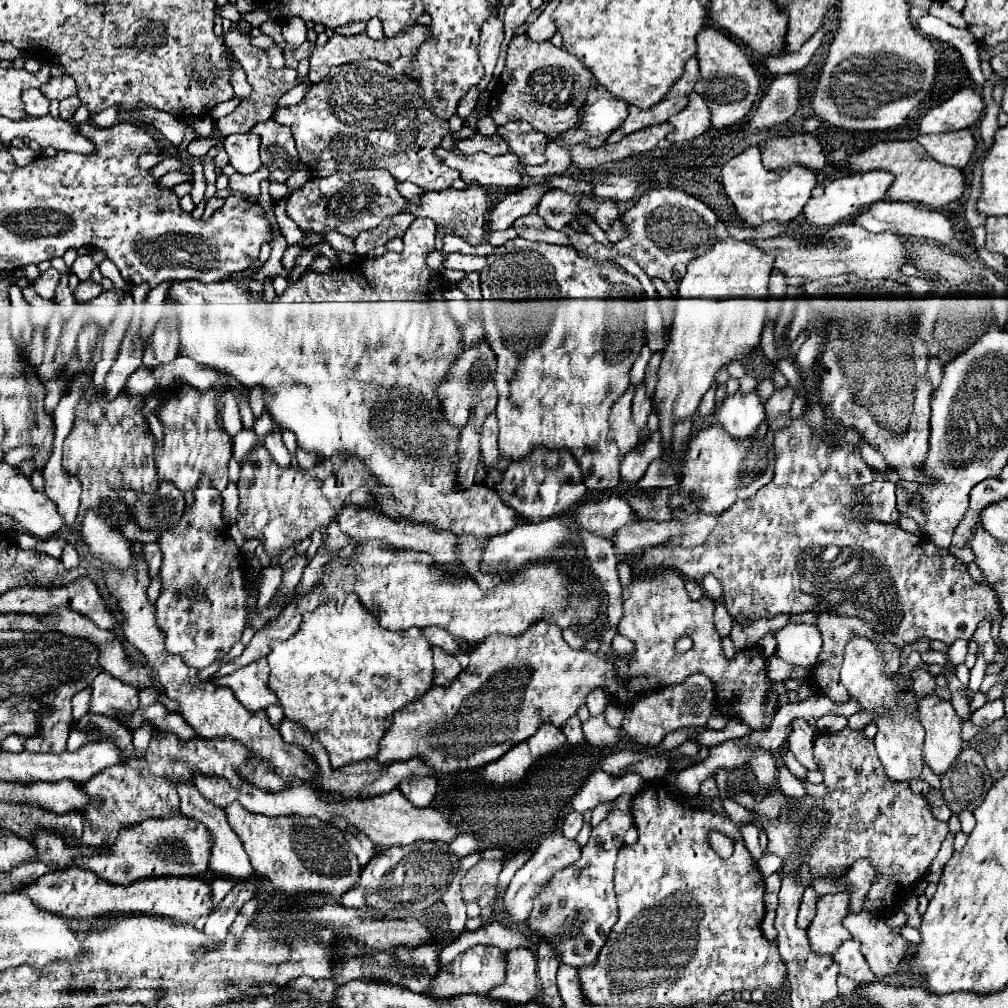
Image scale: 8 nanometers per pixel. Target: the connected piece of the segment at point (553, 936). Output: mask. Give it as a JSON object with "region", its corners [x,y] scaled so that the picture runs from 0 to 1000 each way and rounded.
{"region":[[[608,805],[586,824],[576,852],[551,866],[543,880],[531,890],[523,920],[533,932],[547,936],[551,939],[551,945],[557,949],[557,955],[561,957],[566,957],[570,961],[586,957],[600,938],[606,920],[612,916],[608,858],[612,852],[612,844],[618,838],[618,830],[626,818],[626,807]]]}

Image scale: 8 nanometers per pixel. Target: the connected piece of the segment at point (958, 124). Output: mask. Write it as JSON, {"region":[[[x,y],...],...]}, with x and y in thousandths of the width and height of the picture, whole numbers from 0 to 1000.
{"region":[[[951,88],[943,98],[924,108],[912,124],[912,132],[939,132],[967,124],[975,116],[975,98],[963,88]]]}

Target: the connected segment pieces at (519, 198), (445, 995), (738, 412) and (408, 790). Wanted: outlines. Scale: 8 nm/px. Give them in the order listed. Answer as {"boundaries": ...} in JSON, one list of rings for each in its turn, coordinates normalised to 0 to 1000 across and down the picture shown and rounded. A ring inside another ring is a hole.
{"boundaries":[[[[529,182],[529,184],[521,186],[519,189],[501,193],[485,211],[487,229],[499,229],[499,227],[507,225],[511,217],[525,213],[527,207],[537,199],[541,189],[543,188],[539,186],[539,182]]],[[[471,938],[471,939],[463,941],[461,945],[457,945],[449,955],[445,955],[443,959],[438,961],[434,965],[434,969],[430,971],[430,977],[424,981],[422,987],[430,989],[434,993],[449,991],[449,989],[455,989],[455,987],[483,987],[499,971],[501,971],[501,951],[499,951],[499,943],[495,939]]],[[[751,388],[743,392],[729,390],[725,394],[719,394],[719,398],[707,406],[707,418],[717,424],[727,436],[739,436],[747,432],[757,414],[759,402],[755,400]]],[[[404,771],[396,777],[398,787],[412,799],[412,801],[426,801],[432,793],[432,771]]]]}

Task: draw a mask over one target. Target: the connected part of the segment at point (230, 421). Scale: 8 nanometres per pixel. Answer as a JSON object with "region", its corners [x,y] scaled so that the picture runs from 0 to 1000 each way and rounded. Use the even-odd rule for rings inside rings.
{"region":[[[223,386],[217,394],[217,400],[215,400],[215,408],[217,408],[217,414],[219,414],[219,420],[221,420],[221,426],[233,434],[241,422],[239,422],[239,412],[237,412],[237,406],[235,406],[235,396],[231,392],[229,386]]]}

